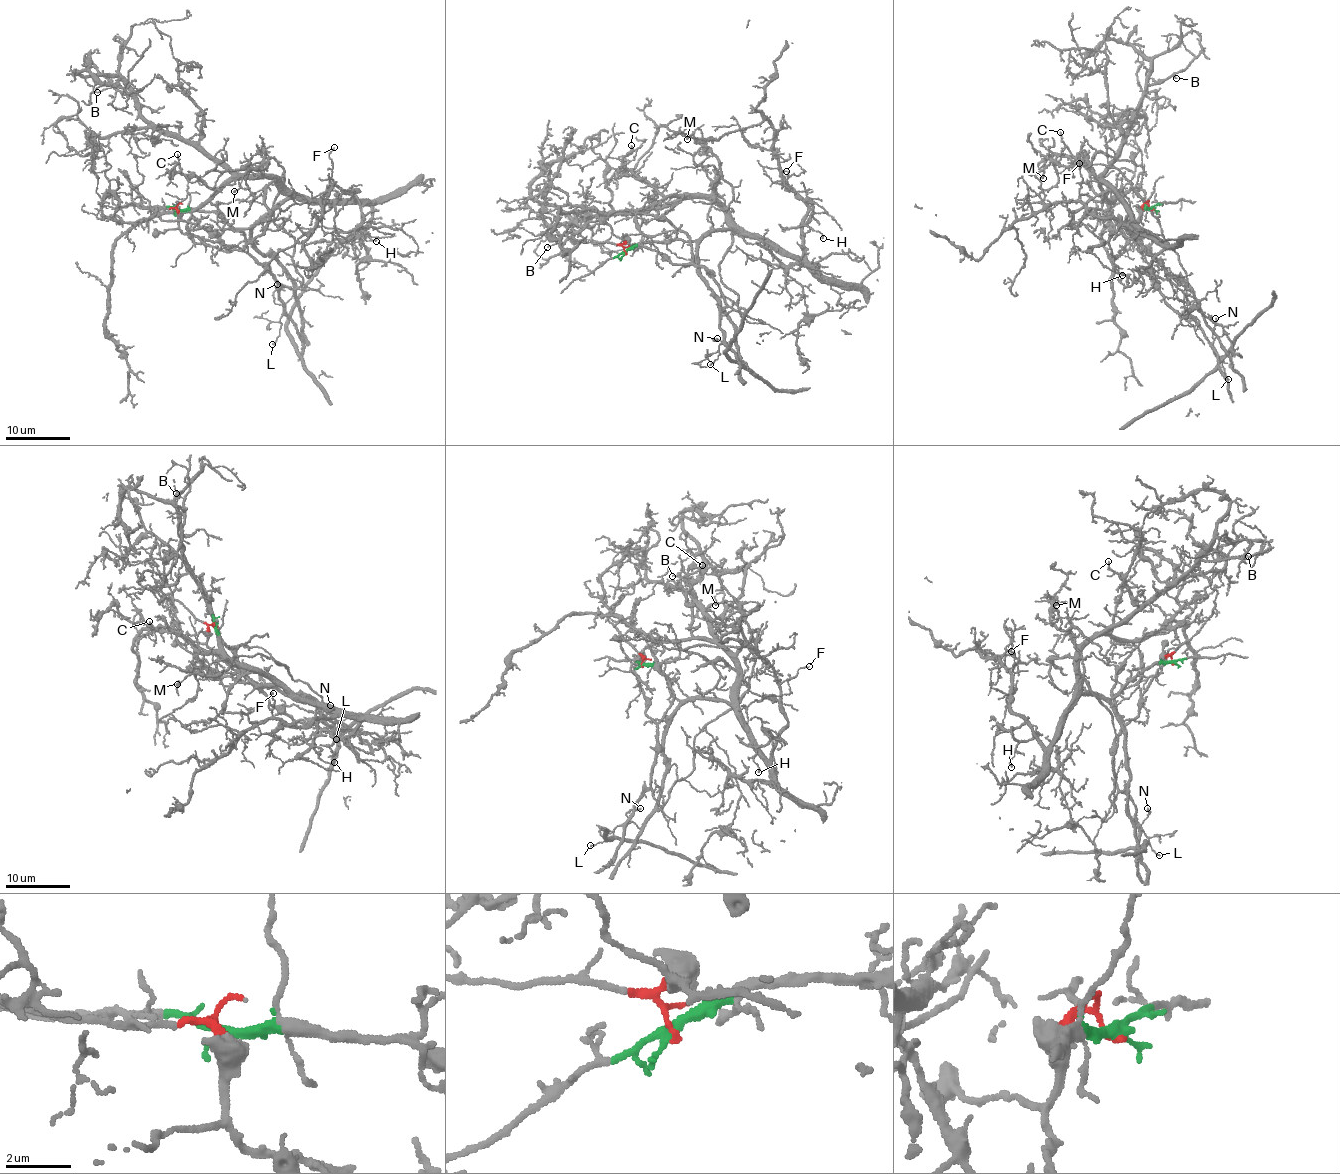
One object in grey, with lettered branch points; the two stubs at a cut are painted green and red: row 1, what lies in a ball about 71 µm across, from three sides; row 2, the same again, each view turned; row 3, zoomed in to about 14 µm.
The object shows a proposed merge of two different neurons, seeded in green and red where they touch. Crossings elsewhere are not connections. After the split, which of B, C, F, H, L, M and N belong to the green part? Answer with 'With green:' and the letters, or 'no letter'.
With green: B, C, F, H, M

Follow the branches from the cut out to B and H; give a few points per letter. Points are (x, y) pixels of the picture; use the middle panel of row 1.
B: (625, 253), (641, 243), (700, 241), (734, 224), (719, 205), (682, 197), (646, 211), (595, 215), (547, 247)
H: (625, 253), (641, 243), (700, 241), (731, 229), (765, 237), (800, 257), (810, 218), (804, 225), (823, 238)

